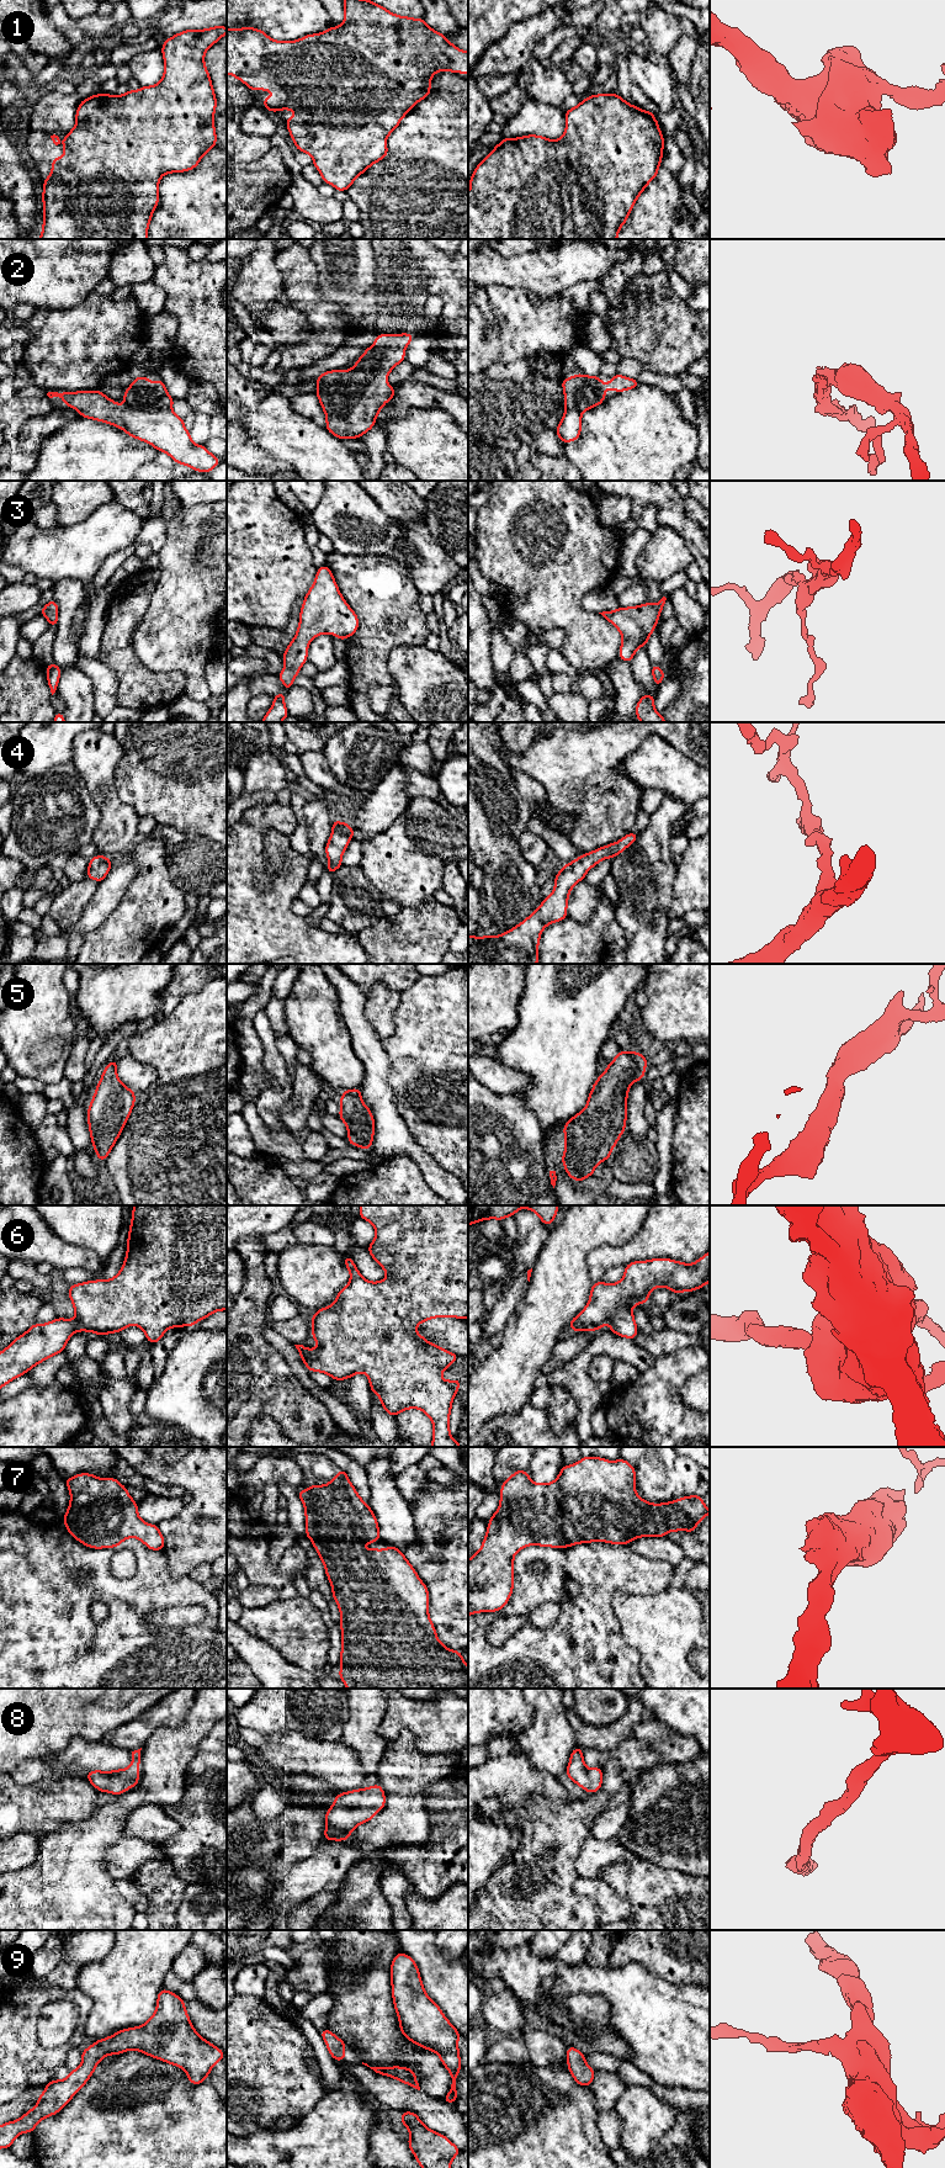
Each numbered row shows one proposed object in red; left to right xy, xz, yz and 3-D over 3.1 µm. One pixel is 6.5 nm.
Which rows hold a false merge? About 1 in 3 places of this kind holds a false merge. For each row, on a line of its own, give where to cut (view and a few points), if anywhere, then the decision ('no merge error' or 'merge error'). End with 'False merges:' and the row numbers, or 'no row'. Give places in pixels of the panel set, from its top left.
1: no cut; no merge error
2: cut in xy along (165, 393), (163, 399), (147, 398), (132, 403), (125, 402); merge error
3: no cut; no merge error
4: no cut; no merge error
5: no cut; no merge error
6: no cut; no merge error
7: no cut; no merge error
8: no cut; no merge error
9: no cut; no merge error
False merges: 2

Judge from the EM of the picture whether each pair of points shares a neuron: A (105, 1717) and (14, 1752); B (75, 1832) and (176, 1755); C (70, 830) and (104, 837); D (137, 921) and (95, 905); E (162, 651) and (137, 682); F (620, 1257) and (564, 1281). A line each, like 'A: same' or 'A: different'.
A: same
B: same
C: different
D: different
E: different
F: different

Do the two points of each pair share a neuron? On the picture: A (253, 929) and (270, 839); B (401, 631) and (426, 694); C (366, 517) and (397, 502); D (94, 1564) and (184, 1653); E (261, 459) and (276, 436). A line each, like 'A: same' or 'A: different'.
A: different
B: different
C: different
D: same
E: different

